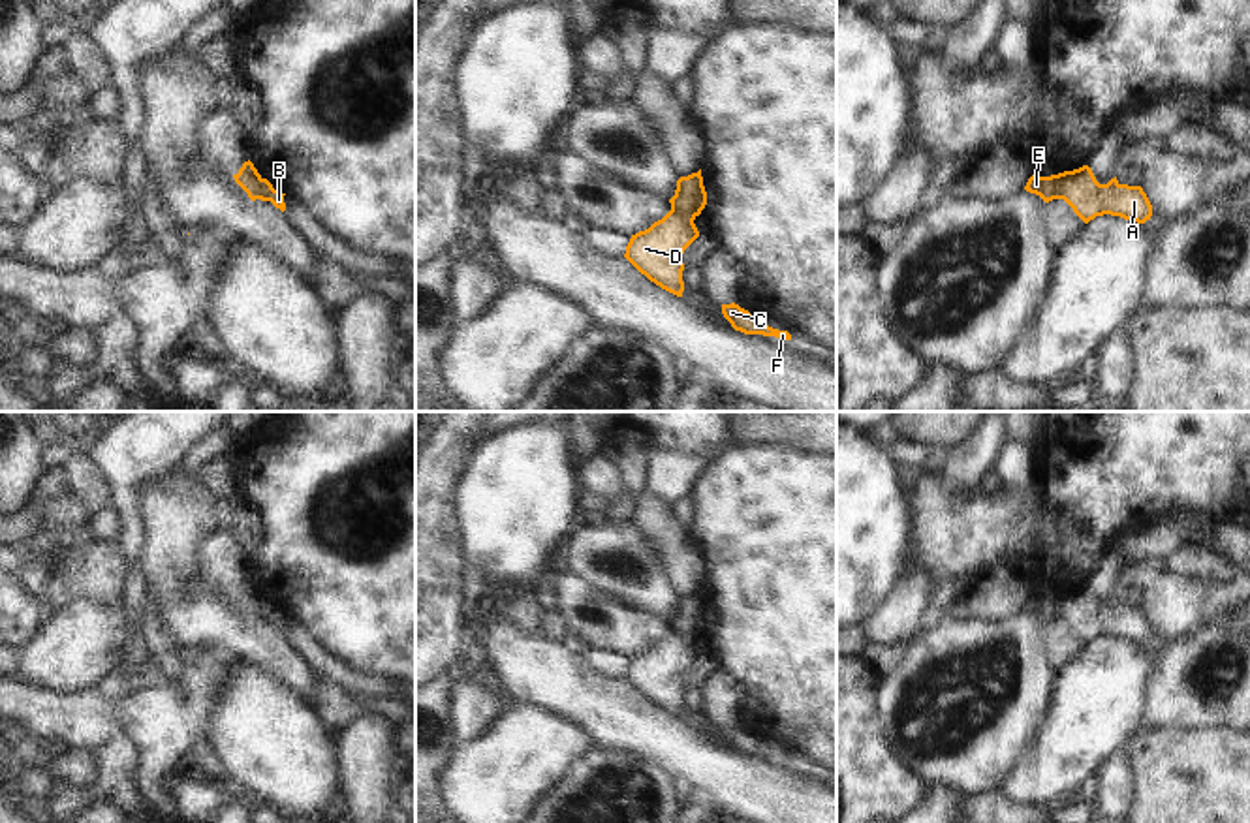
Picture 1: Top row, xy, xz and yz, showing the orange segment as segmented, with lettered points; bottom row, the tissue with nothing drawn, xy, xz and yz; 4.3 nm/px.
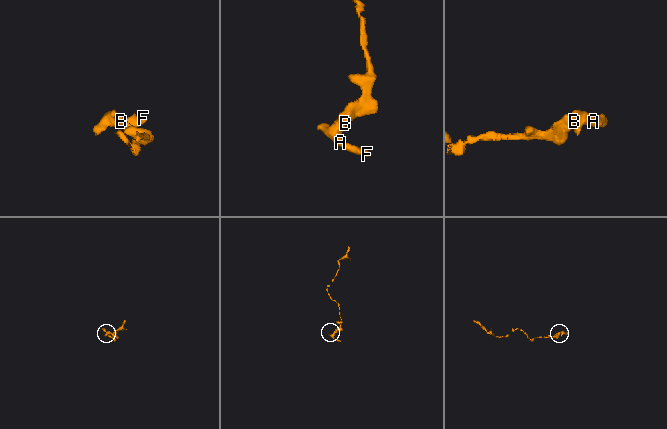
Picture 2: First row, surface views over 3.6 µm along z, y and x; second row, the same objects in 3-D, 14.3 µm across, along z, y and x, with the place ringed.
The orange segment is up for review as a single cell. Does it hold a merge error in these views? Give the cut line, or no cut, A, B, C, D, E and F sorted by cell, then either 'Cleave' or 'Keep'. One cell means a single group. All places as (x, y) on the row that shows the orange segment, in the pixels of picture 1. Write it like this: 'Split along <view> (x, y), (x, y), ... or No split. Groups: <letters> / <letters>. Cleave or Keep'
Split along xz (671, 207), (692, 224). Groups: A C D F / B E. Cleave

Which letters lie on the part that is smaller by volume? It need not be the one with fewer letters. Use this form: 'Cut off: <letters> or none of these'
Cut off: A, C, D, F

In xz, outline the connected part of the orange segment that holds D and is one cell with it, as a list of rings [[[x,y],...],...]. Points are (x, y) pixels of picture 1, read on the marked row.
[[[671,209],[648,229],[632,235],[624,257],[650,282],[682,297],[682,254],[697,237],[695,224],[684,222]]]

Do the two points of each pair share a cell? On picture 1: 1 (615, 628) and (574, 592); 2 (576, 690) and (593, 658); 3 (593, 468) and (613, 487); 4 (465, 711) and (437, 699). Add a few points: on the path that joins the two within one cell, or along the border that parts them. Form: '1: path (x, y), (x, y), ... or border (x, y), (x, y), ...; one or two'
1: path (611, 615), (594, 598), (587, 598); one
2: border (581, 656), (594, 669), (623, 677); two
3: path (598, 474), (608, 483); one
4: border (450, 711), (453, 731), (459, 739); two

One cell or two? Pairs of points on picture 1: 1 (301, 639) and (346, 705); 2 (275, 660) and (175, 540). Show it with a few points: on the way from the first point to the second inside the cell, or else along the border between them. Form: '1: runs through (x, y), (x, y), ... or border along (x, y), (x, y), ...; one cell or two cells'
1: border along (318, 679), (331, 681), (354, 696), (365, 698); two cells
2: runs through (241, 639), (175, 574); one cell

